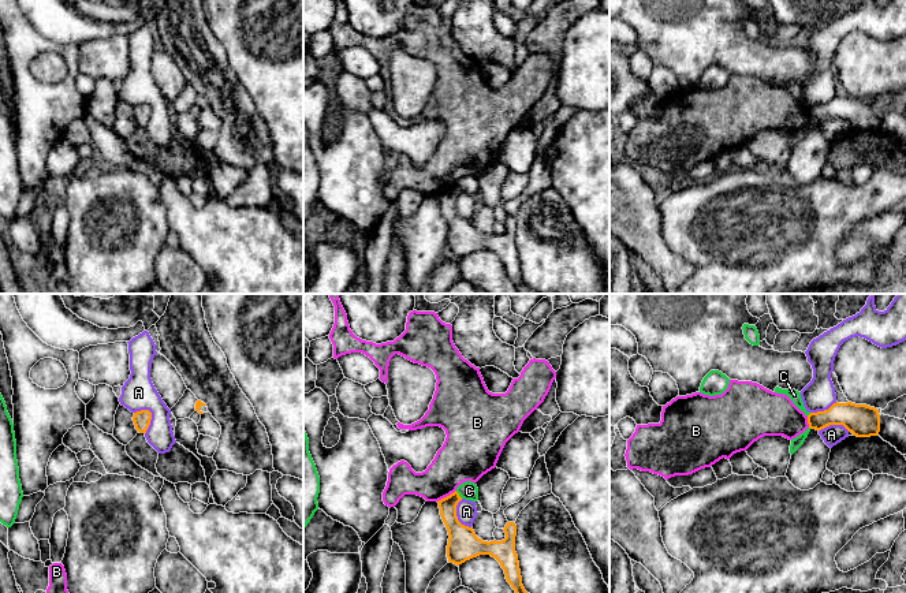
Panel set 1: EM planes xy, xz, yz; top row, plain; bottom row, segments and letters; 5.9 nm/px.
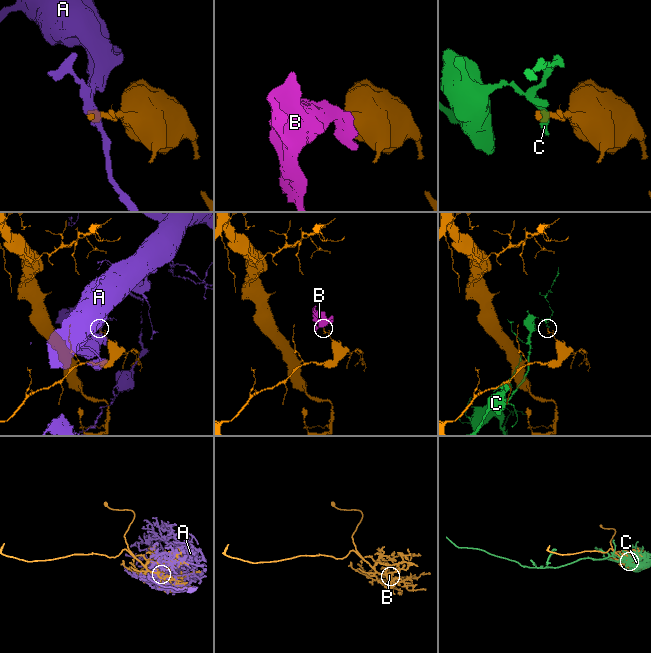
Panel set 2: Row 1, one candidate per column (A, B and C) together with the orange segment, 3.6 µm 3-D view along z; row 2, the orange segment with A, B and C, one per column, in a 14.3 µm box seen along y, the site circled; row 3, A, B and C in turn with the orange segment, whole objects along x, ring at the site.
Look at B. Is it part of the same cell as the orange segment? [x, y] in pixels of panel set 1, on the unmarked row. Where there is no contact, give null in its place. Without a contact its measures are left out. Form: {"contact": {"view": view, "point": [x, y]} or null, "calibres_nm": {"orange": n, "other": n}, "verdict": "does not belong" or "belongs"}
{"contact": {"view": "xz", "point": [447, 190]}, "calibres_nm": {"orange": 140, "other": 280}, "verdict": "does not belong"}

